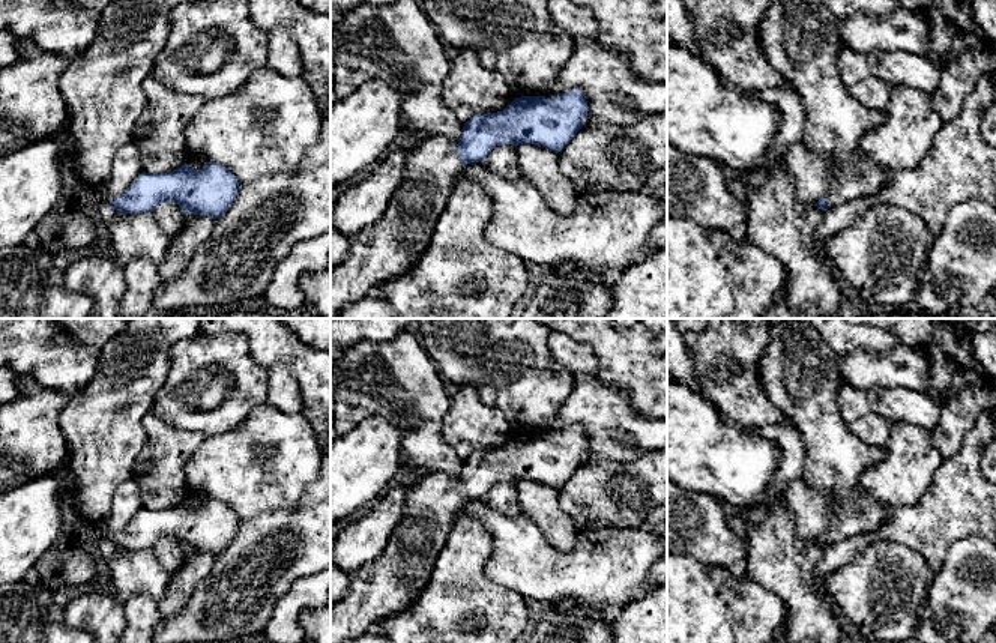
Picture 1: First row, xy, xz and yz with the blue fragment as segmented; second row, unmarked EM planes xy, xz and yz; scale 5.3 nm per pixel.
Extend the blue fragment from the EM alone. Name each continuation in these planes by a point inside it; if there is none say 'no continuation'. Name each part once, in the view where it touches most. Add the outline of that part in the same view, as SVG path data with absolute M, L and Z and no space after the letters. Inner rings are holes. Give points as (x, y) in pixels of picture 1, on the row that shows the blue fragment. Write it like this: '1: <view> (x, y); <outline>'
1: xz (388, 248); M421 135L418 144L407 150L401 182L385 213L376 224L364 228L350 239L350 252L347 258L330 269L330 318L337 318L349 303L371 296L371 291L377 285L412 269L418 257L428 246L437 219L463 170L464 165L460 162L455 143L443 135Z

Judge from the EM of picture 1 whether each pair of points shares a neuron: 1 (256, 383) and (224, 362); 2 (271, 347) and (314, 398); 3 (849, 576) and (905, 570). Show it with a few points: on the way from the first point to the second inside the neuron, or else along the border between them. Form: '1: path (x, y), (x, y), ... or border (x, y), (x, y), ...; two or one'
1: path (248, 383), (232, 370); one
2: path (286, 350), (314, 379), (314, 383); one
3: path (863, 576), (891, 576); one

